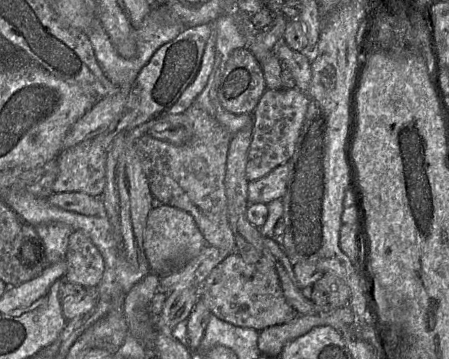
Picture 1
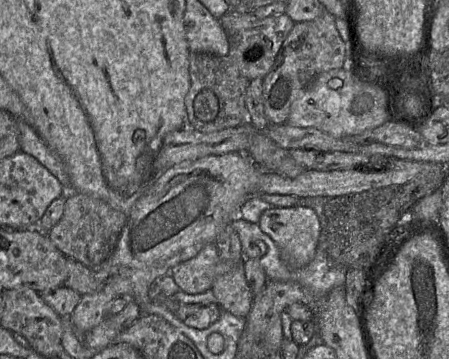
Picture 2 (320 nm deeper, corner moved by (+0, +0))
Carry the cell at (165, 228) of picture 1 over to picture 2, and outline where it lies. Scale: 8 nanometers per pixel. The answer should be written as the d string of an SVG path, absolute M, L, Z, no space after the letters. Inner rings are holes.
M210 243L193 258L174 266L170 274L180 290L188 294L199 294L211 290L218 263L217 248Z

